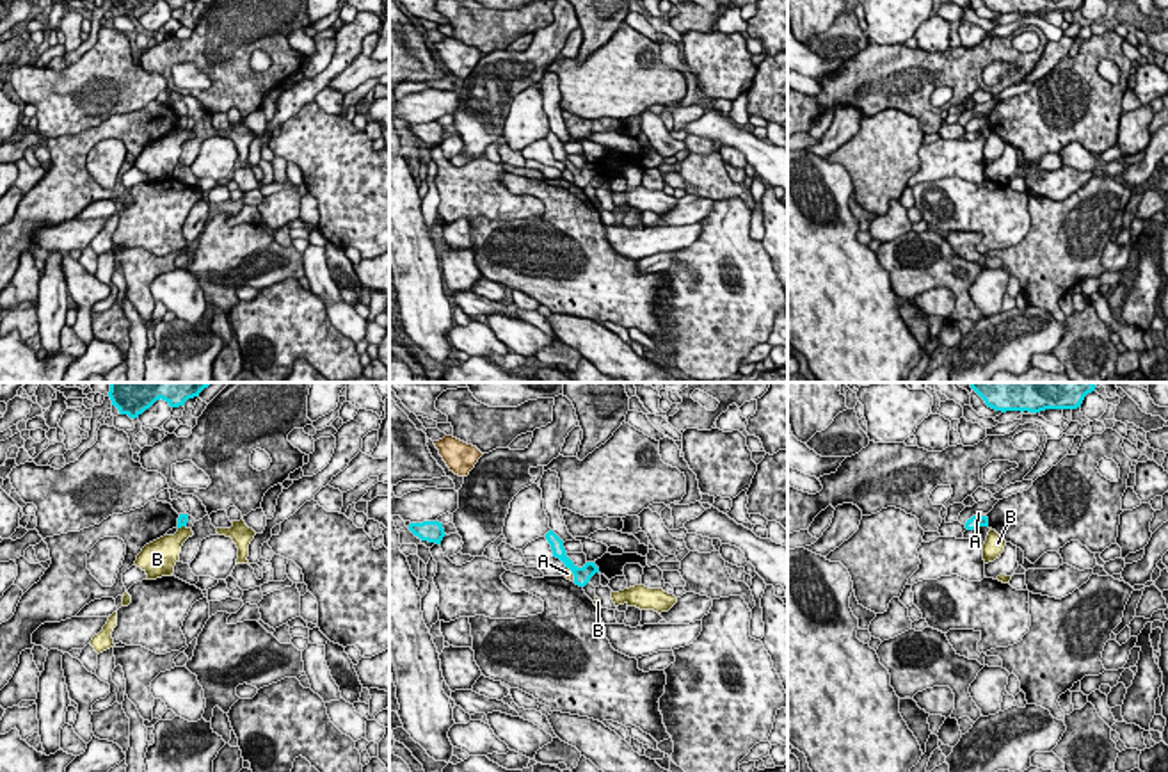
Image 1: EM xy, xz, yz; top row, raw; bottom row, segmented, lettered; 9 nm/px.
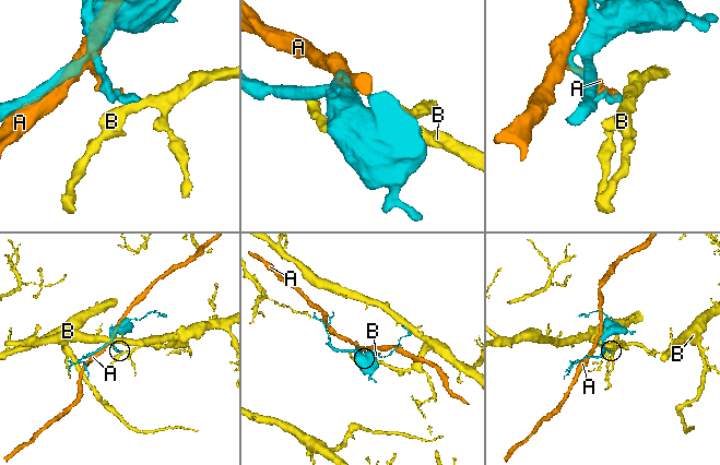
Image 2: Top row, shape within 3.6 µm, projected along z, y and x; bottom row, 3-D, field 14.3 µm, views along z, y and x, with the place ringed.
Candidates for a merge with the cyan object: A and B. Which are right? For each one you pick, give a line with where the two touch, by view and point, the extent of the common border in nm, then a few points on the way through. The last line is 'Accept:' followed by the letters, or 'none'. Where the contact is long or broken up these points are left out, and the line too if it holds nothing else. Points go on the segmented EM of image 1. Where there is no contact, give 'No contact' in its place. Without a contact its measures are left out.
Accept: none

